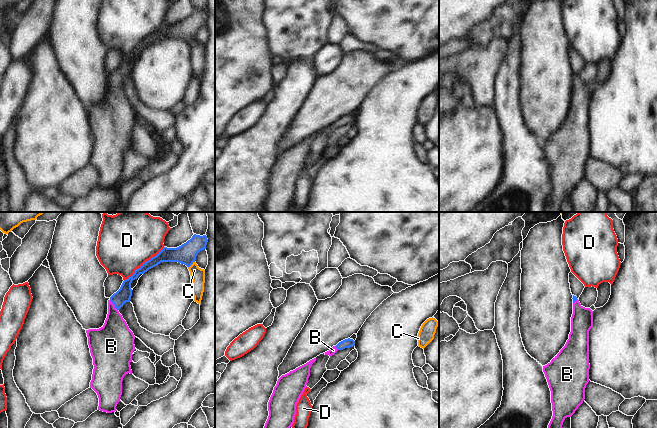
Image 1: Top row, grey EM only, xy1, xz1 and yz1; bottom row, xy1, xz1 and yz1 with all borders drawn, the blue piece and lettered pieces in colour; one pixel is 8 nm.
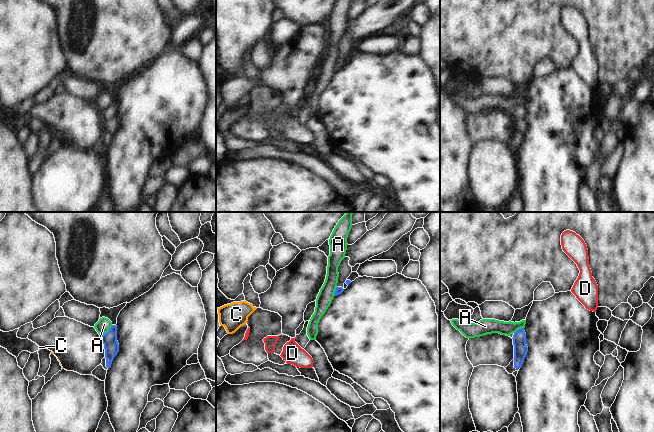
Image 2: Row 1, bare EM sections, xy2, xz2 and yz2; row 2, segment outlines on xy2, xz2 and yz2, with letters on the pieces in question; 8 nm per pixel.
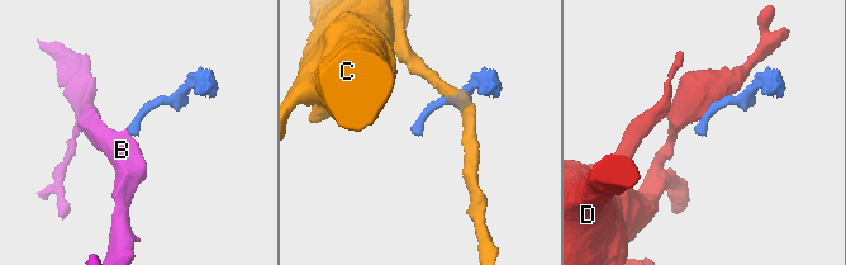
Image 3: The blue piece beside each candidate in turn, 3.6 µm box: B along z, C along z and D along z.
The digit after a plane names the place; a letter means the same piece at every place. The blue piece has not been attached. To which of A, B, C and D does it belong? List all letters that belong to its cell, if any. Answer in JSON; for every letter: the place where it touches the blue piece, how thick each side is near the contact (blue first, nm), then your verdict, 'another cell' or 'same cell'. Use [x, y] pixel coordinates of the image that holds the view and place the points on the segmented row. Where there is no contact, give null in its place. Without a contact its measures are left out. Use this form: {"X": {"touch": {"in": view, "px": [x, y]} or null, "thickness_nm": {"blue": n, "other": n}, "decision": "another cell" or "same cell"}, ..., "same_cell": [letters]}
{"A": {"touch": {"in": "xy2", "px": [107, 332]}, "thickness_nm": {"blue": 120, "other": 110}, "decision": "another cell"}, "B": {"touch": {"in": "xy1", "px": [114, 305]}, "thickness_nm": {"blue": 120, "other": 260}, "decision": "same cell"}, "C": {"touch": {"in": "xy1", "px": [191, 264]}, "thickness_nm": {"blue": 160, "other": 110}, "decision": "another cell"}, "D": {"touch": {"in": "xy1", "px": [144, 263]}, "thickness_nm": {"blue": 110, "other": 460}, "decision": "another cell"}, "same_cell": ["B"]}

